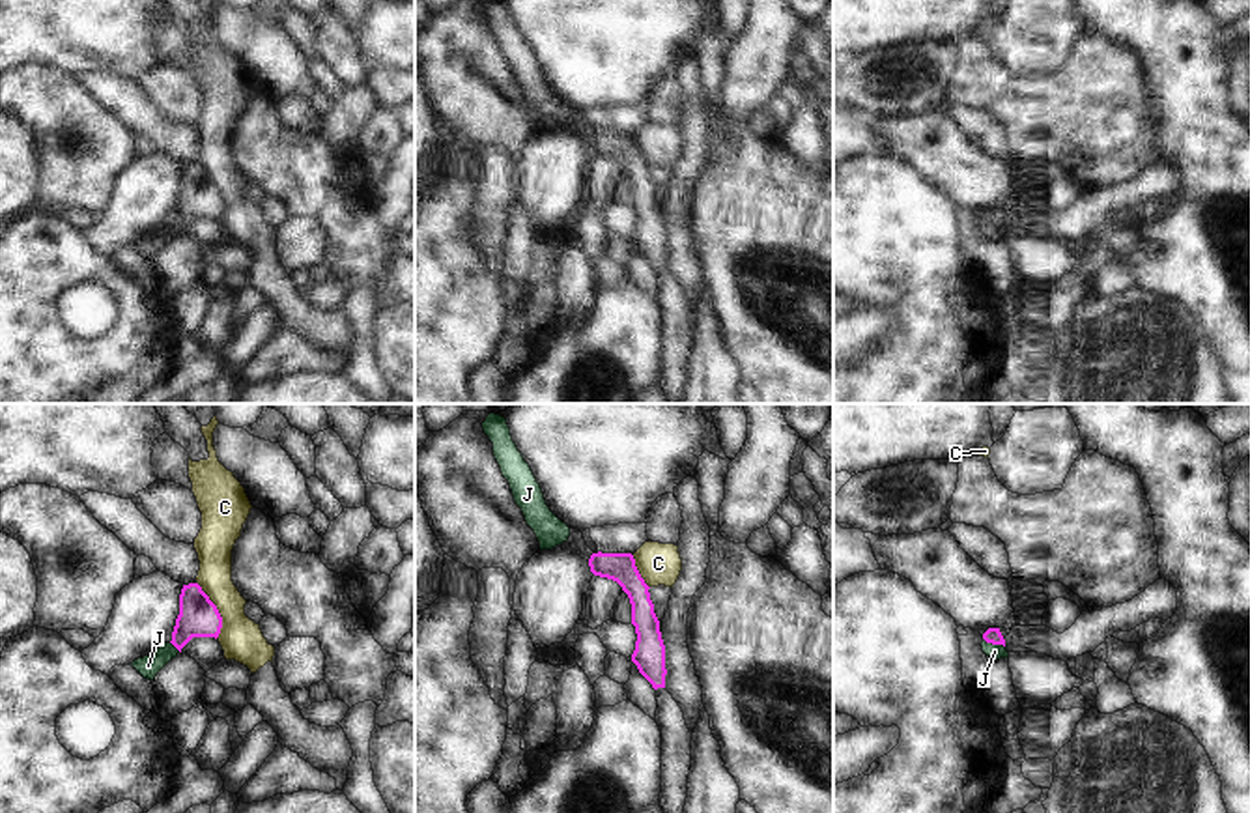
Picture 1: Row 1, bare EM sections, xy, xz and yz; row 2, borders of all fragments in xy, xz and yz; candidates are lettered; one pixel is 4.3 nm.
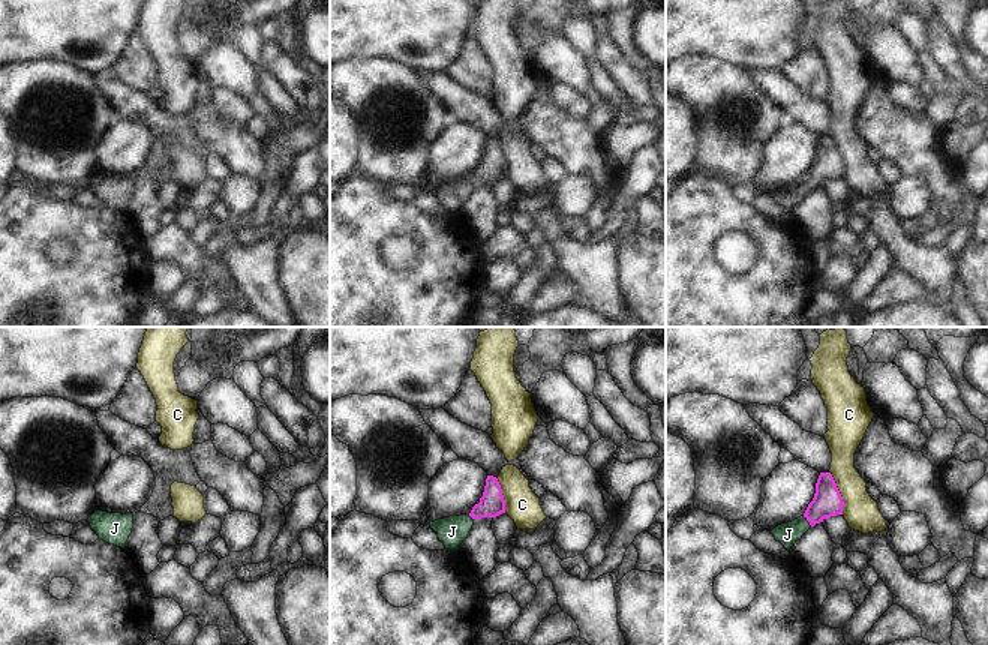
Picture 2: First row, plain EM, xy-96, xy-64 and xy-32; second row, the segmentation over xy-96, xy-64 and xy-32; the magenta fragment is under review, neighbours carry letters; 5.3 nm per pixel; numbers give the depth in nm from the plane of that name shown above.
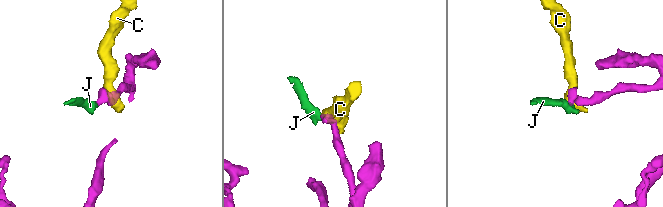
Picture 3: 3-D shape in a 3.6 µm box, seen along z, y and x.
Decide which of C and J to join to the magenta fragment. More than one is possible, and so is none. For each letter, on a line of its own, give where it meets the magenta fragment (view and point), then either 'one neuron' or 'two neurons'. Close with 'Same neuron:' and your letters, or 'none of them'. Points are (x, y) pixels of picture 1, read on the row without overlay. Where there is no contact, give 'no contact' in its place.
C: contact xy (217, 191); two neurons
J: contact yz (994, 225); one neuron
Same neuron: J

